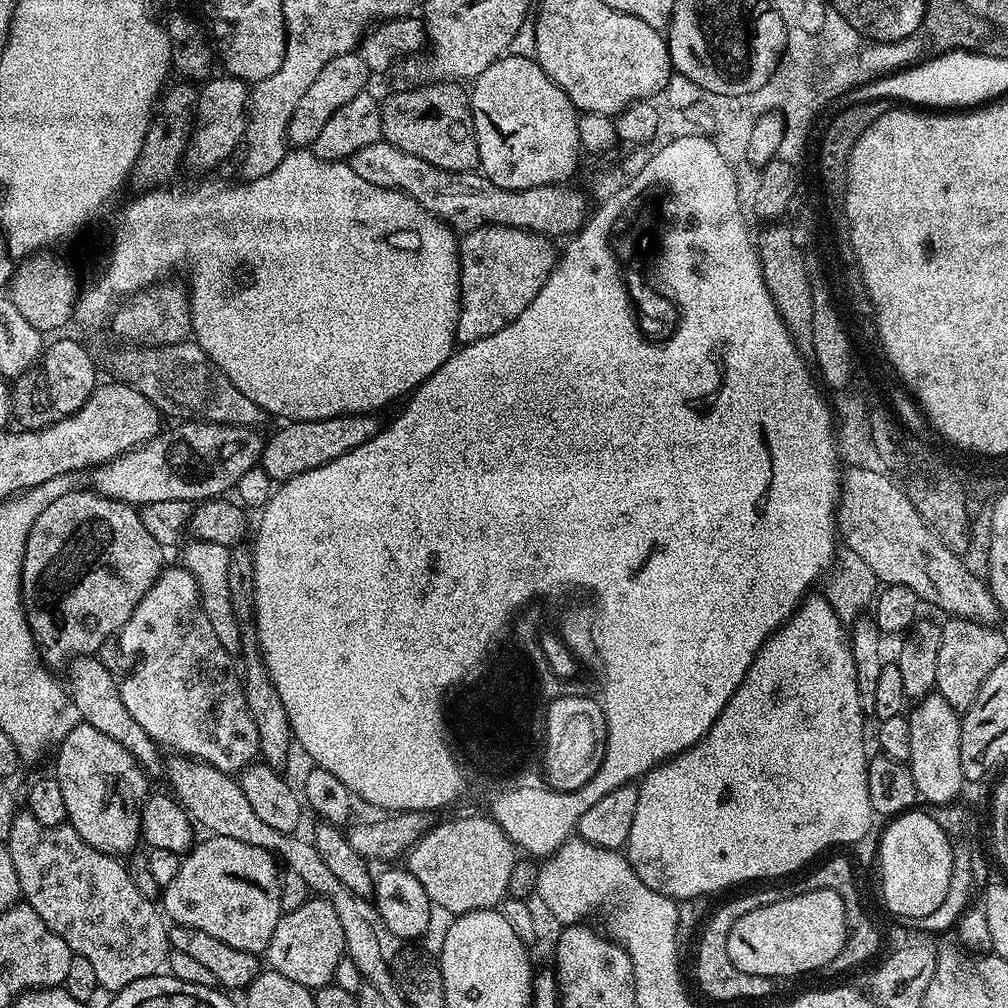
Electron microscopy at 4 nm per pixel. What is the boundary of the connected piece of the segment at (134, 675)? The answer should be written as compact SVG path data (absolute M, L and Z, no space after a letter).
M165 567L119 632L121 650L136 652L140 659L132 673L119 681L122 702L126 702L130 718L150 734L156 745L164 750L172 748L168 750L191 760L201 760L229 774L238 774L257 759L260 750L258 730L244 701L241 677L234 667L233 657L228 656L222 643L218 642L218 634L203 612L199 586L187 569Z

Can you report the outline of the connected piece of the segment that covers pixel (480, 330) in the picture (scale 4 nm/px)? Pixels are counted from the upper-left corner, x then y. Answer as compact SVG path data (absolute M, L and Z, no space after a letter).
M497 224L463 233L458 244L460 309L456 327L456 339L461 345L473 344L502 330L502 326L514 322L534 302L558 259L557 253L552 253L552 244L549 237L538 232Z

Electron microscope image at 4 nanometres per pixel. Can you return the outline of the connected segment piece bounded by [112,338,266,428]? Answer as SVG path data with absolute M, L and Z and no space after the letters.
M189 338L161 348L145 347L143 350L136 346L121 348L124 349L112 356L112 368L116 371L115 379L119 383L129 384L134 390L150 398L153 406L165 417L180 416L176 418L184 422L200 422L206 417L209 424L245 424L247 428L256 428L263 420L266 420L264 411L254 402L250 402L250 398L246 398L246 394L242 394L242 390L234 386L234 382L230 382L226 373L200 349L195 339Z

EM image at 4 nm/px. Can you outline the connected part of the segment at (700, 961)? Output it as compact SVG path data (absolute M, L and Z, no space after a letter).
M748 892L745 896L736 896L728 900L708 920L704 933L700 936L700 945L696 948L696 980L700 988L712 1000L760 1000L764 996L765 977L758 974L746 974L730 962L728 939L730 930L734 930L734 922L742 918L742 914L750 914L750 910L761 908L766 903L765 897L756 892Z

